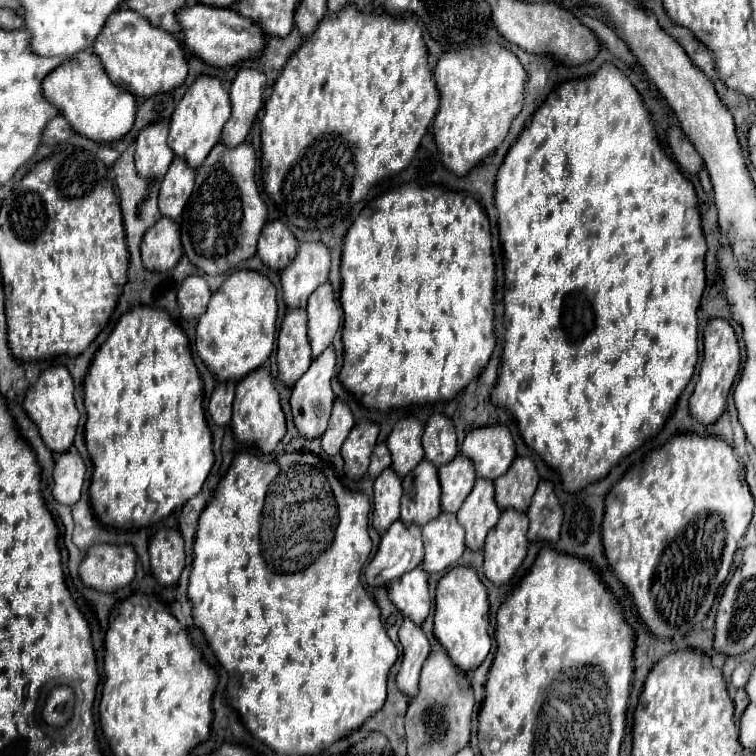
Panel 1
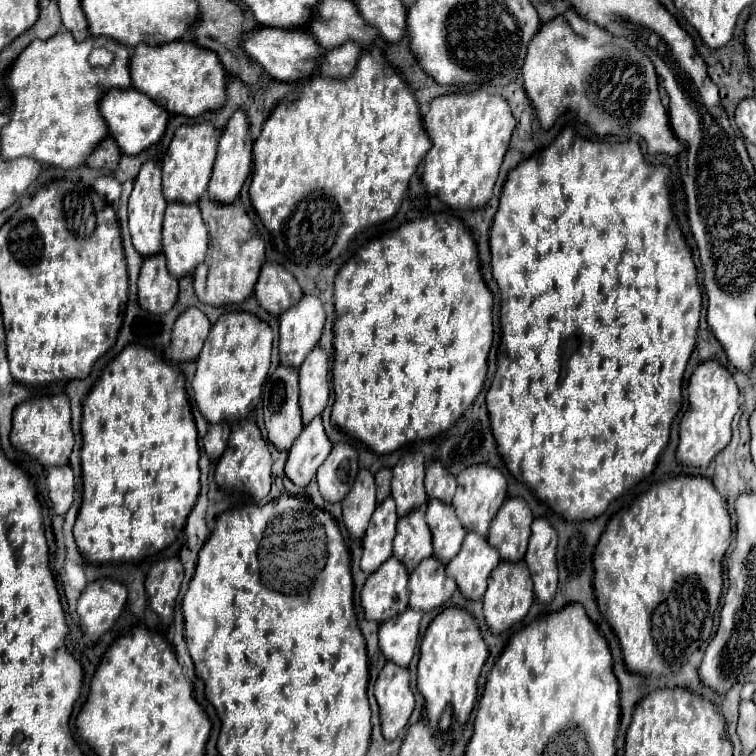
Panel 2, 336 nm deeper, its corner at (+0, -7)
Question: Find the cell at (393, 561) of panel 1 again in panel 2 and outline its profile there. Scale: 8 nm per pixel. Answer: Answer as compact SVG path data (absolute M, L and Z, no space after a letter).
M393 556L379 566L377 572L367 576L361 590L361 608L367 620L383 624L385 620L407 610L409 574Z

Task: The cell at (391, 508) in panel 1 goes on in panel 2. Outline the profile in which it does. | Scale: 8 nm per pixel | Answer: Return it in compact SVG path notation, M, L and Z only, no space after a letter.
M393 498L383 500L375 508L371 524L367 528L367 534L363 538L361 570L365 574L373 574L387 558L391 558L397 520L399 518L395 512L395 500Z

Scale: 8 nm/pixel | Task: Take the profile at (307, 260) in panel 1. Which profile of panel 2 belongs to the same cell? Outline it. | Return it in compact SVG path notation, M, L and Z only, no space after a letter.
M317 296L303 300L279 316L279 360L283 366L301 368L309 352L317 346L325 324L325 310Z

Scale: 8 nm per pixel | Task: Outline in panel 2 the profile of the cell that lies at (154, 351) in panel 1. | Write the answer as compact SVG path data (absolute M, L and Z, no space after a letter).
M129 344L109 362L83 402L83 506L73 528L75 544L89 564L141 562L167 548L183 530L199 494L197 428L185 392L185 378L169 360L139 344Z

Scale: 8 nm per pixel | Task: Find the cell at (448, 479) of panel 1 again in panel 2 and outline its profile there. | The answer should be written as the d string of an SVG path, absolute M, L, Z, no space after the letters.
M429 500L425 520L433 534L433 556L447 564L461 550L461 542L465 538L463 526L459 524L453 508L439 500Z

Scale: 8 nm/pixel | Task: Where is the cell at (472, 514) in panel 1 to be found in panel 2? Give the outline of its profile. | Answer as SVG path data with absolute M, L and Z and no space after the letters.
M467 532L461 552L445 566L445 570L467 600L481 600L487 590L487 578L497 564L499 552L489 546L483 536Z

